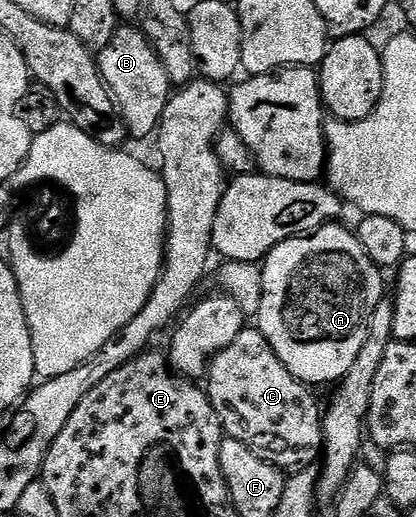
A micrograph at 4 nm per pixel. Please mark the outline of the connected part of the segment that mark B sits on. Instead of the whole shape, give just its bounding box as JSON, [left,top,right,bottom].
[96,26,172,140]

